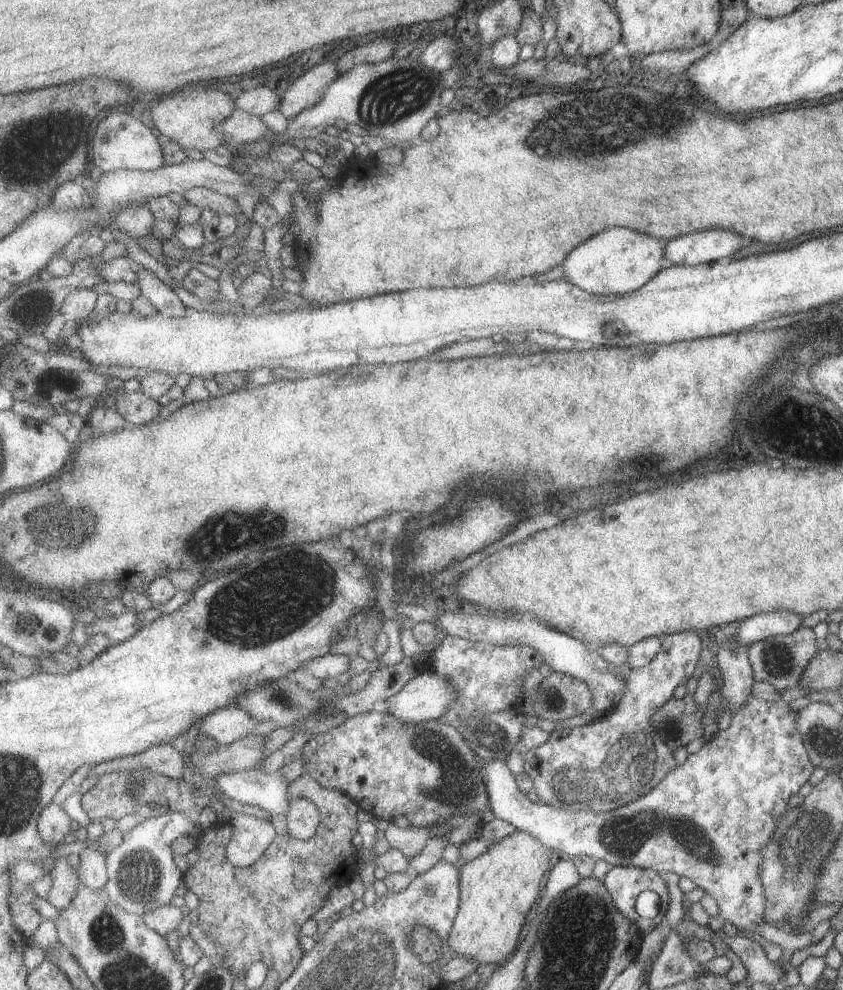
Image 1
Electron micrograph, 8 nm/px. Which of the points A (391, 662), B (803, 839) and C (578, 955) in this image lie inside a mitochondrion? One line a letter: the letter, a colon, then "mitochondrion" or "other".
A: other
B: mitochondrion
C: mitochondrion

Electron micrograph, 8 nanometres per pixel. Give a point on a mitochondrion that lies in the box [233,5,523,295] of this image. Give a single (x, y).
(393, 94)

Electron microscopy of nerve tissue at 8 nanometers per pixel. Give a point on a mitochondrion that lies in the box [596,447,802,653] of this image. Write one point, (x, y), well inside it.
(646, 461)

